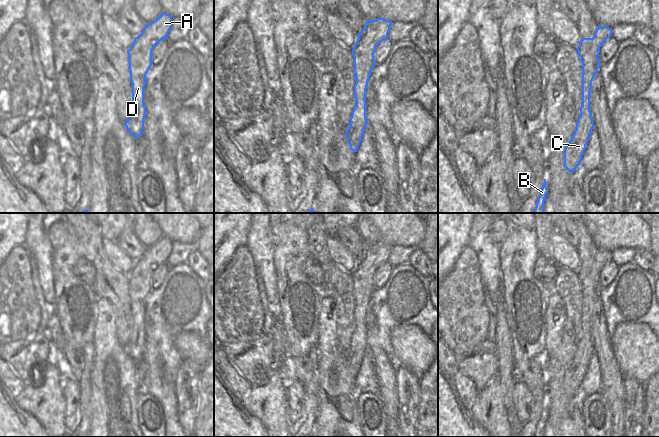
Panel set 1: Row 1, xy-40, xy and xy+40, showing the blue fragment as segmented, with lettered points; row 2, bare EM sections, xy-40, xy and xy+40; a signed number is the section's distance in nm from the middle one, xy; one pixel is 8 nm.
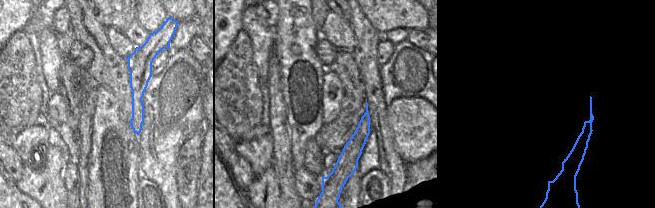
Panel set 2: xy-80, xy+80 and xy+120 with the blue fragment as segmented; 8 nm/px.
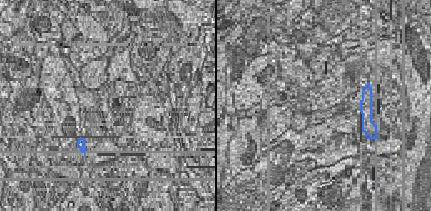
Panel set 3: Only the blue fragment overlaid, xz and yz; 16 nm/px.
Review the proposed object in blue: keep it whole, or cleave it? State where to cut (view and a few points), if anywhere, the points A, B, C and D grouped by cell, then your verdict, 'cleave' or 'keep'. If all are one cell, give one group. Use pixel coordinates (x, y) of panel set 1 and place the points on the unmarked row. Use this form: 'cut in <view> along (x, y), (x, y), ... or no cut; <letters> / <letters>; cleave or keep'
cut in xy-40 along (143, 321), (139, 326), (137, 342), (130, 349), (126, 350); A D / B C; cleave

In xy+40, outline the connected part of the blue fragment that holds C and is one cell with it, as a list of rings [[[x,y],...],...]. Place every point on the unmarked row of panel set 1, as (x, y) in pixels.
[[[586,330],[586,341],[582,344],[564,373],[564,391],[573,396],[576,394],[580,386],[582,385],[582,379],[586,373],[590,357],[594,352],[594,345],[592,343],[592,337],[590,330]]]

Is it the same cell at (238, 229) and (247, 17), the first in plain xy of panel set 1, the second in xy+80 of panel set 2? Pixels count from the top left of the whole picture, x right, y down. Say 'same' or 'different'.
different

